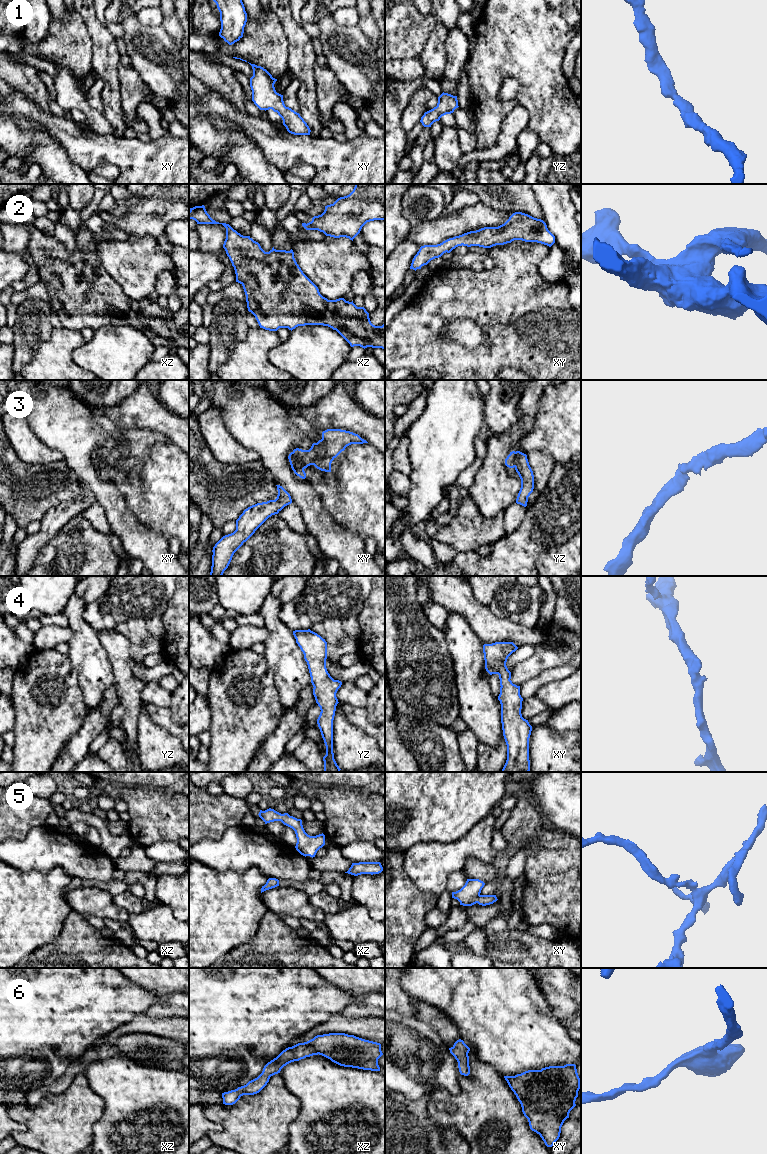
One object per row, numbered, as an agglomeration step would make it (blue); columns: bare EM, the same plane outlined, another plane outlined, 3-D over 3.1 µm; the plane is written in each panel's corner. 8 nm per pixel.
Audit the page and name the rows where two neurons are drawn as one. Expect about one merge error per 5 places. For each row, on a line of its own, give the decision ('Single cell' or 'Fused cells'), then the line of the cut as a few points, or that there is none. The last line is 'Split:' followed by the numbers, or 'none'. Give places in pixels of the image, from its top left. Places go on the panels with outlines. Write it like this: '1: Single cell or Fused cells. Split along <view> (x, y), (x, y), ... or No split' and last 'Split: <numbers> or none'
1: Single cell. No split
2: Single cell. No split
3: Single cell. No split
4: Single cell. No split
5: Single cell. No split
6: Single cell. No split
Split: none

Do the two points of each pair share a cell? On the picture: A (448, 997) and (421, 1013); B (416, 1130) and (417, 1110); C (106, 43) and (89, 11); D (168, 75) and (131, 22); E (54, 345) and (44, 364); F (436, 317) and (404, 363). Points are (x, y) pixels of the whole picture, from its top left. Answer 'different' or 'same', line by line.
A: different
B: same
C: same
D: same
E: same
F: same

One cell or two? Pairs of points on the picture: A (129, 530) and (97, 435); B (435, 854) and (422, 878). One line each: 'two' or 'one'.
A: one
B: one

